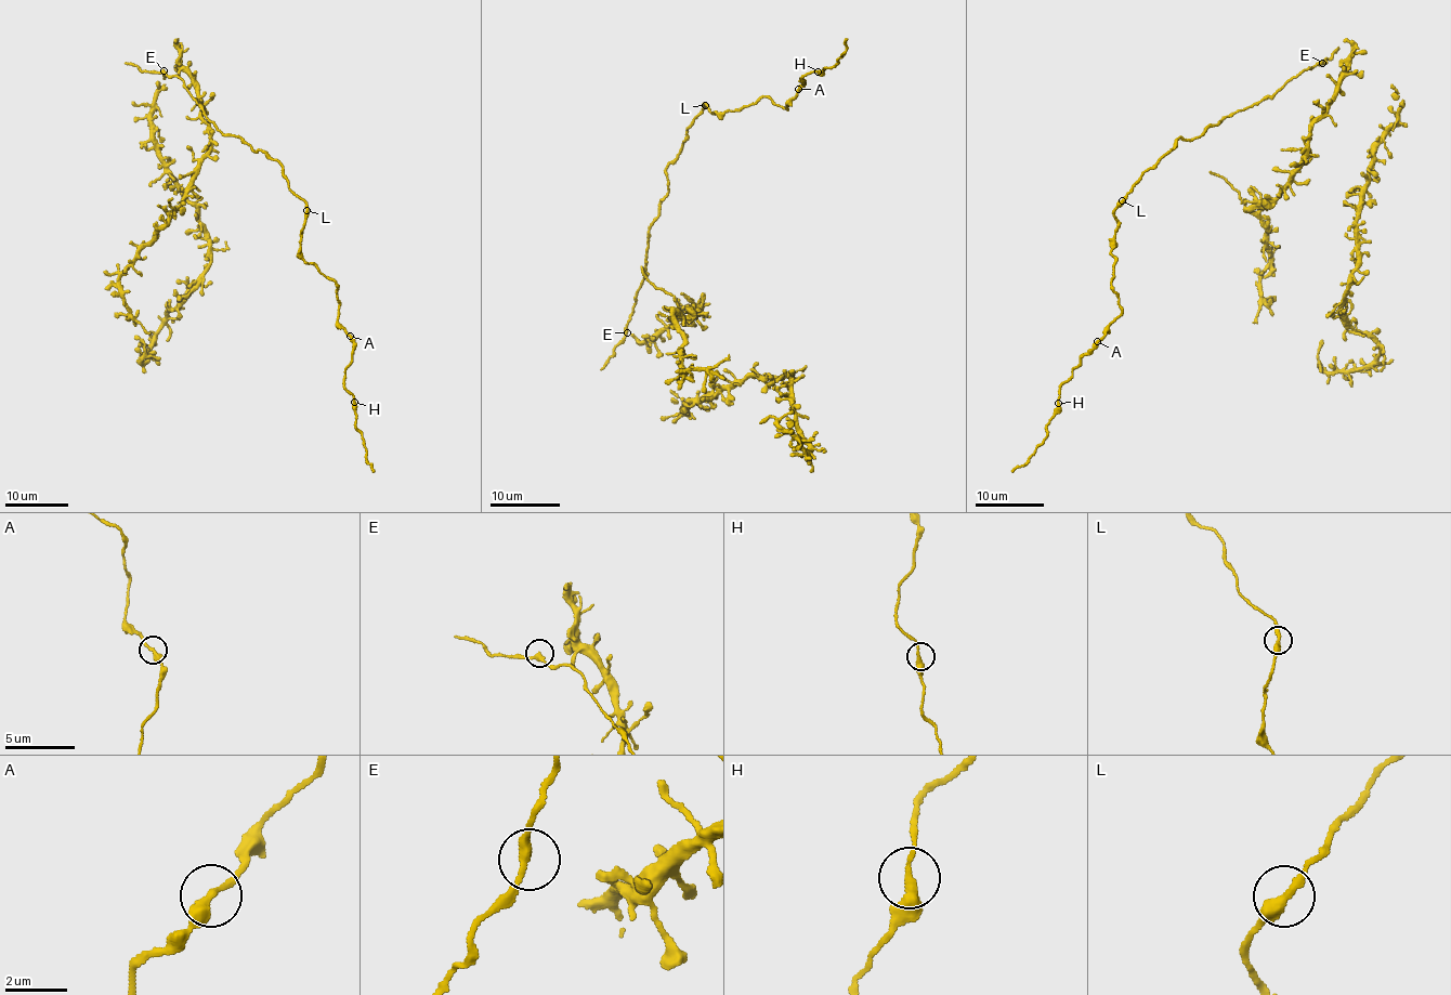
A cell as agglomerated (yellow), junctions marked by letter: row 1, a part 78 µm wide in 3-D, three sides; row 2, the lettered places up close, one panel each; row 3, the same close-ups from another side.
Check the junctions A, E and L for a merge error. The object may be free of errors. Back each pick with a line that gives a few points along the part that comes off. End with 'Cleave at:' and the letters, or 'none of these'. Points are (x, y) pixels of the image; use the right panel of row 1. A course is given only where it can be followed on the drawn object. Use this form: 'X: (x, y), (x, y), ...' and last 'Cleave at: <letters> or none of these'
Cleave at: none of these

